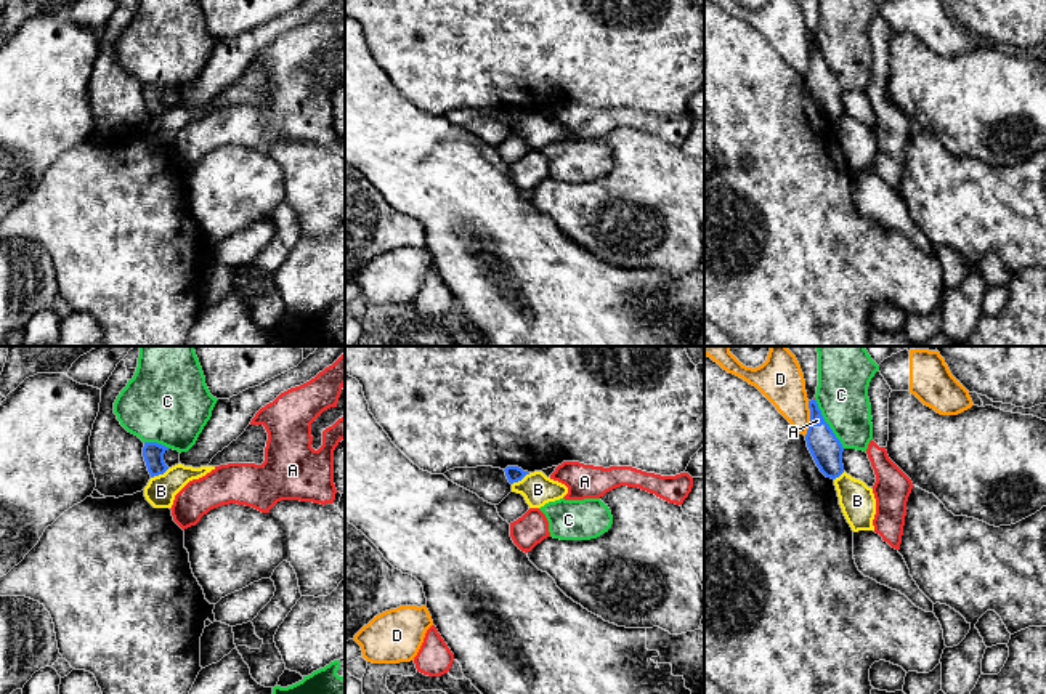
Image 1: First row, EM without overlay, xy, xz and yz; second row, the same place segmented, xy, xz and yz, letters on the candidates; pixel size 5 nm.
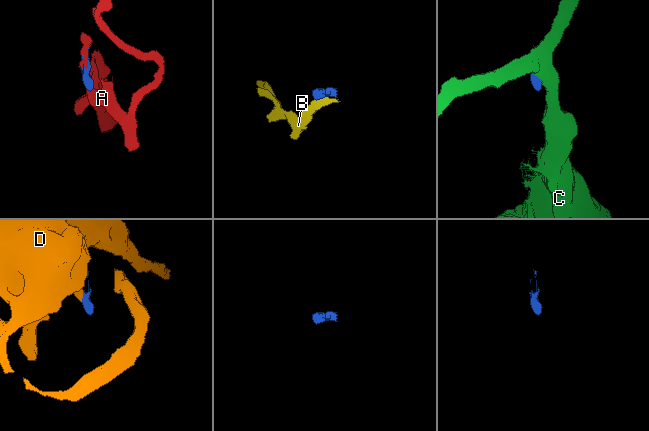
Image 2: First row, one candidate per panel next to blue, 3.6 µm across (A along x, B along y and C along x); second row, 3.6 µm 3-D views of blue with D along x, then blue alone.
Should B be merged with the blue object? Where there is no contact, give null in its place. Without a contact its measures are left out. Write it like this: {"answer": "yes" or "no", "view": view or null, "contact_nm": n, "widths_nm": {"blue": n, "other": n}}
{"answer": "no", "view": "xy", "contact_nm": 110, "widths_nm": {"blue": 110, "other": 150}}

